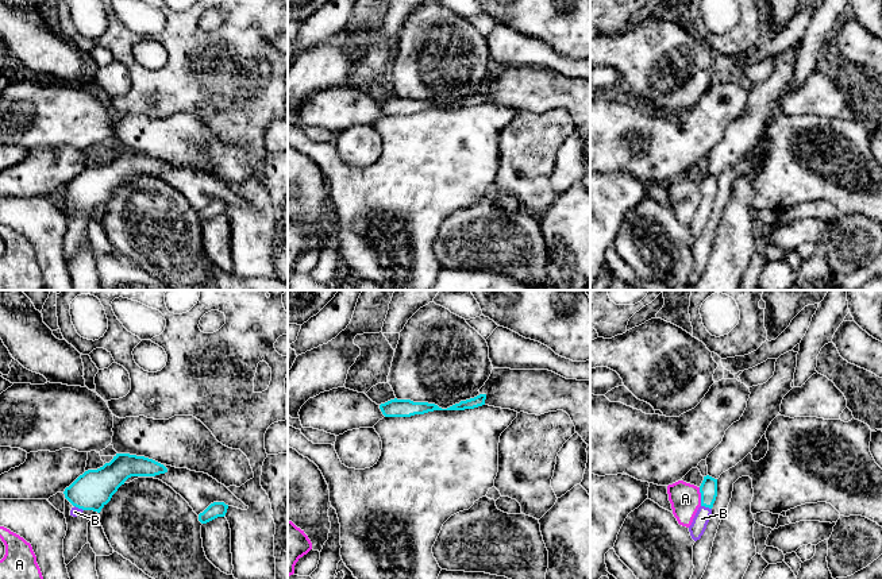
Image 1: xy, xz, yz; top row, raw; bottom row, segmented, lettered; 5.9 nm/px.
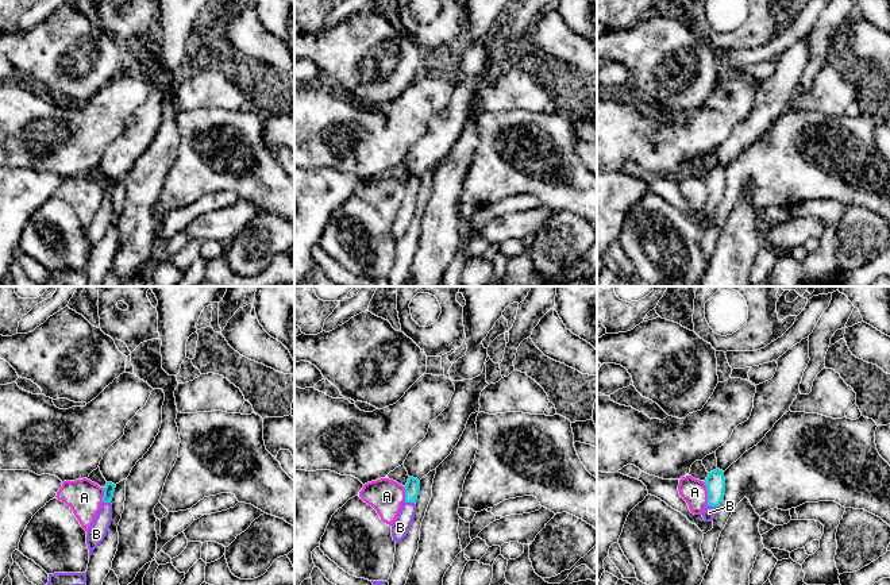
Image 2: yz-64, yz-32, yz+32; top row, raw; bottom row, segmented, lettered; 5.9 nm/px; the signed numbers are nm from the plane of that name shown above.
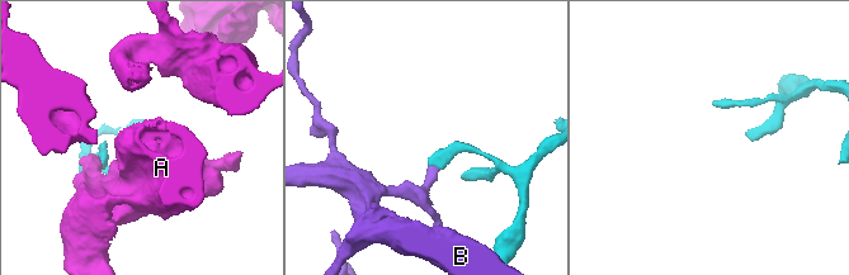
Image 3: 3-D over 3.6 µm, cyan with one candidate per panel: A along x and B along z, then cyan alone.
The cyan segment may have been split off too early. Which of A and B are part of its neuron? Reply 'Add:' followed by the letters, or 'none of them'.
Add: B

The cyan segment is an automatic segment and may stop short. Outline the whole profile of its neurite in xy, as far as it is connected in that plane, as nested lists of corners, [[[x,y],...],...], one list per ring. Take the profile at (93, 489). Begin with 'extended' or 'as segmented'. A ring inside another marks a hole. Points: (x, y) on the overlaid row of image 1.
extended | [[[116,453],[109,463],[97,470],[88,470],[65,489],[65,498],[73,505],[70,516],[84,510],[100,513],[112,495],[131,476],[155,476],[167,468],[145,456]]]

